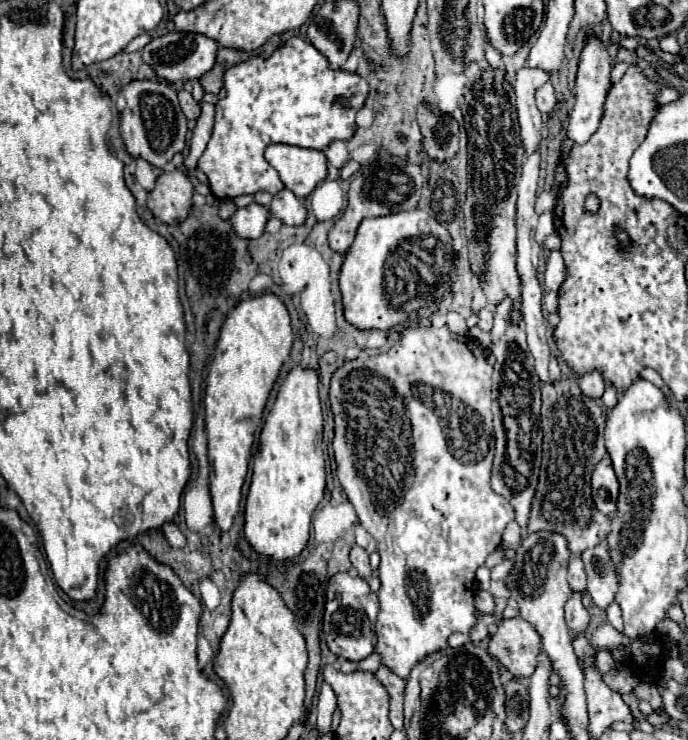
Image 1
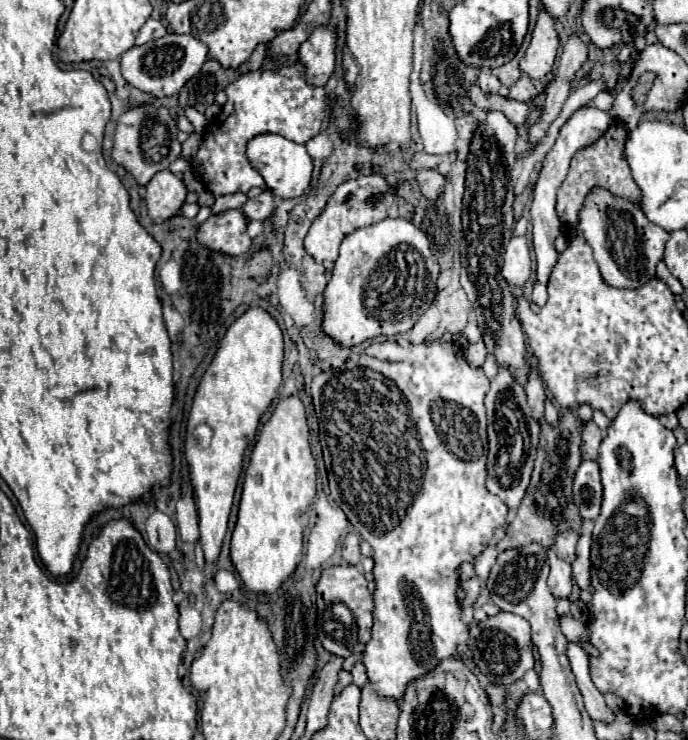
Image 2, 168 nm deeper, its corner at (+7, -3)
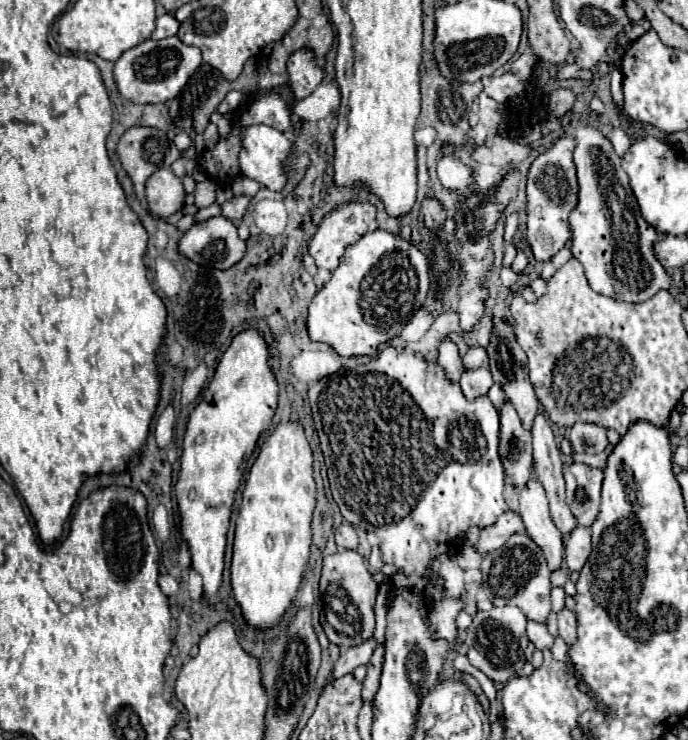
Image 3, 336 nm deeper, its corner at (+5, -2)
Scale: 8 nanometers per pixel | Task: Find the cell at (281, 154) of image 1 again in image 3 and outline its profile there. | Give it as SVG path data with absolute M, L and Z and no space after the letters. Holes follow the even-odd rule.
M256 124L256 126L242 126L240 128L240 138L242 138L242 150L238 154L238 164L244 176L250 176L252 180L258 180L270 190L282 190L286 184L286 174L284 174L284 160L290 156L290 146L292 142L276 128L266 126L266 124Z

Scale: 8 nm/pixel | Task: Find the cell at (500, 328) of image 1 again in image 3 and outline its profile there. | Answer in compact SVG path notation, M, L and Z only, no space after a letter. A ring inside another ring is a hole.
M494 384L494 386L490 388L490 392L488 392L488 398L490 398L490 402L494 404L494 408L500 412L500 410L502 410L502 404L506 402L506 394L502 392L502 386L500 386L500 384Z

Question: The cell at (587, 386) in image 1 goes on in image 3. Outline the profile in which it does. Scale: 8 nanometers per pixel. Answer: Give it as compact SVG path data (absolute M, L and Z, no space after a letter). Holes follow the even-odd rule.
M574 424L570 428L570 442L574 452L582 454L600 454L606 450L608 446L608 438L606 438L606 428L600 428L596 424Z

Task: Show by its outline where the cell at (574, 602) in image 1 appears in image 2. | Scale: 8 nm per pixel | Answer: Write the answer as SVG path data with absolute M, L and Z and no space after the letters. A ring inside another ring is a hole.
M548 549L548 561L550 561L550 577L548 587L554 597L558 599L570 599L572 593L572 569L566 561L560 561L556 557L554 549Z

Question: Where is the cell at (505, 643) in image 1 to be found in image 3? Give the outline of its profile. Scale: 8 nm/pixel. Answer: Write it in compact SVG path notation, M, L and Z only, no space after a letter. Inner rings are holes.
M504 606L504 608L492 608L488 612L478 610L470 628L466 630L468 644L468 660L474 668L482 670L490 680L494 682L506 682L518 674L522 674L522 666L526 662L524 650L528 646L526 638L526 616L520 608Z

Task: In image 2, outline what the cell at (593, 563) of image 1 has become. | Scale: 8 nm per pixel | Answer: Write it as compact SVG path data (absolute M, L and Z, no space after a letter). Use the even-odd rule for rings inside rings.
M580 535L578 547L576 547L576 561L572 563L574 581L584 591L590 591L590 543L592 541L588 535Z

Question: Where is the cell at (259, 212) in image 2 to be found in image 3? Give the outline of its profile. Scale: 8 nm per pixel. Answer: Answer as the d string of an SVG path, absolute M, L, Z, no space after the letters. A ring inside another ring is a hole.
M240 196L240 198L226 200L226 202L222 204L222 216L228 218L228 220L232 220L234 224L238 224L238 222L242 220L248 204L250 204L250 198L248 198L248 196Z

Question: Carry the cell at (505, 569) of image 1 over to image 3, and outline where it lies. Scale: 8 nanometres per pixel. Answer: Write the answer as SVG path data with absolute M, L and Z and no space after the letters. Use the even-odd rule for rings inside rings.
M454 598L454 600L442 600L436 602L430 612L428 612L428 620L430 620L430 628L432 628L432 638L434 640L446 640L446 642L456 642L456 626L454 626L454 618L458 616L458 612L462 610L462 598Z

